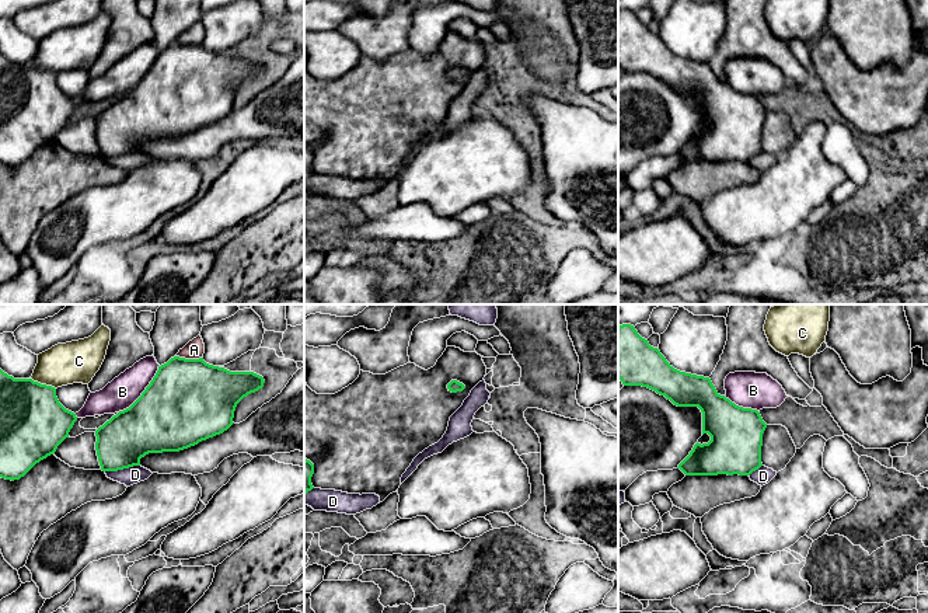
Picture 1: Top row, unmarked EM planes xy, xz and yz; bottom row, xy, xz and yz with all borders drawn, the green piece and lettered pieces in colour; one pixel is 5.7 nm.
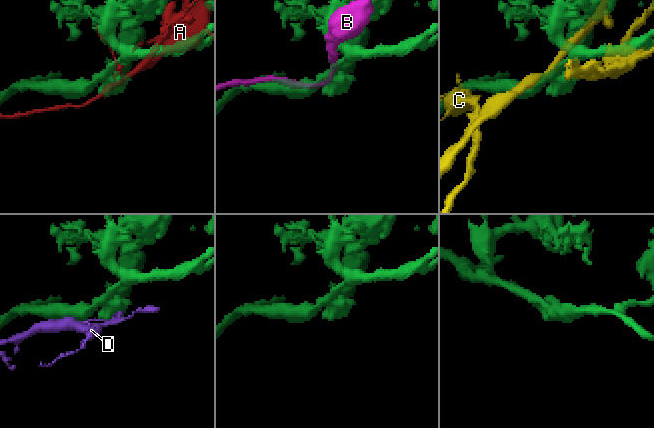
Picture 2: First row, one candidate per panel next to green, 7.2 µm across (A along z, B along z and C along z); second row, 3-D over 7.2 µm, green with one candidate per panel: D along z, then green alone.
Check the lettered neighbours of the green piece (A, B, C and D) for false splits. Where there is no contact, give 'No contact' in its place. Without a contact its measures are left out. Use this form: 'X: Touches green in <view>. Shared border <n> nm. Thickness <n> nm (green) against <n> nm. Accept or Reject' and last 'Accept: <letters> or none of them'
A: Touches green in xy. Shared border 140 nm. Thickness 480 nm (green) against 110 nm. Reject
B: Touches green in xy. Shared border 360 nm. Thickness 480 nm (green) against 180 nm. Reject
C: Touches green in xy. Shared border 160 nm. Thickness 380 nm (green) against 240 nm. Reject
D: Touches green in xy. Shared border 200 nm. Thickness 280 nm (green) against 100 nm. Reject
Accept: none of them

